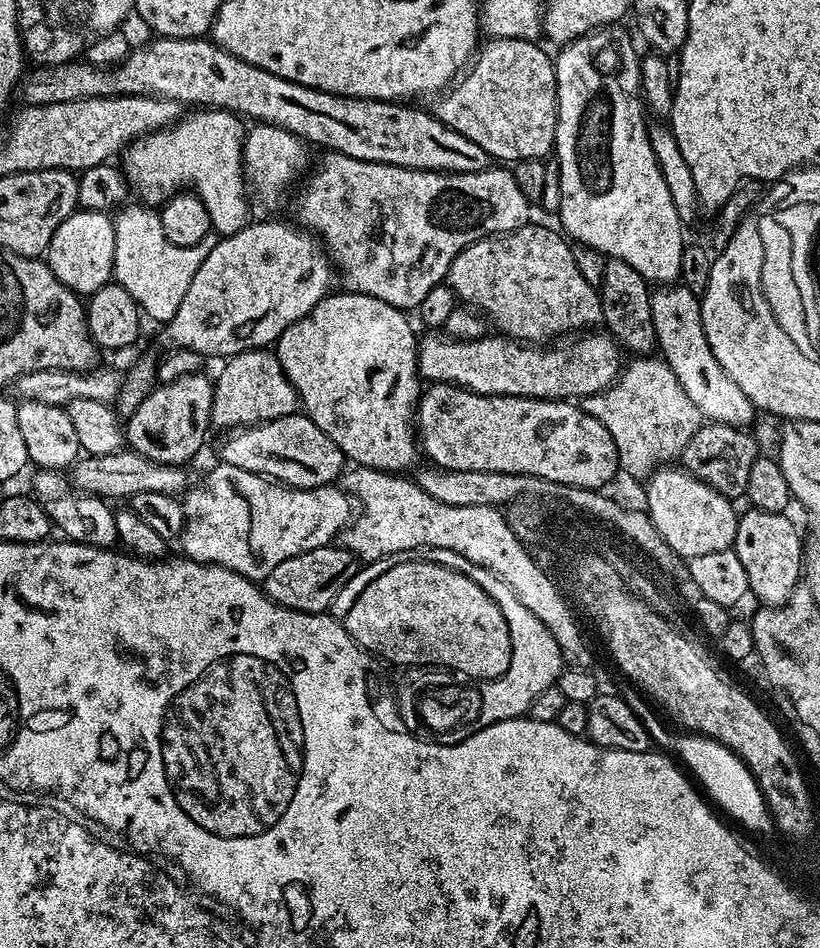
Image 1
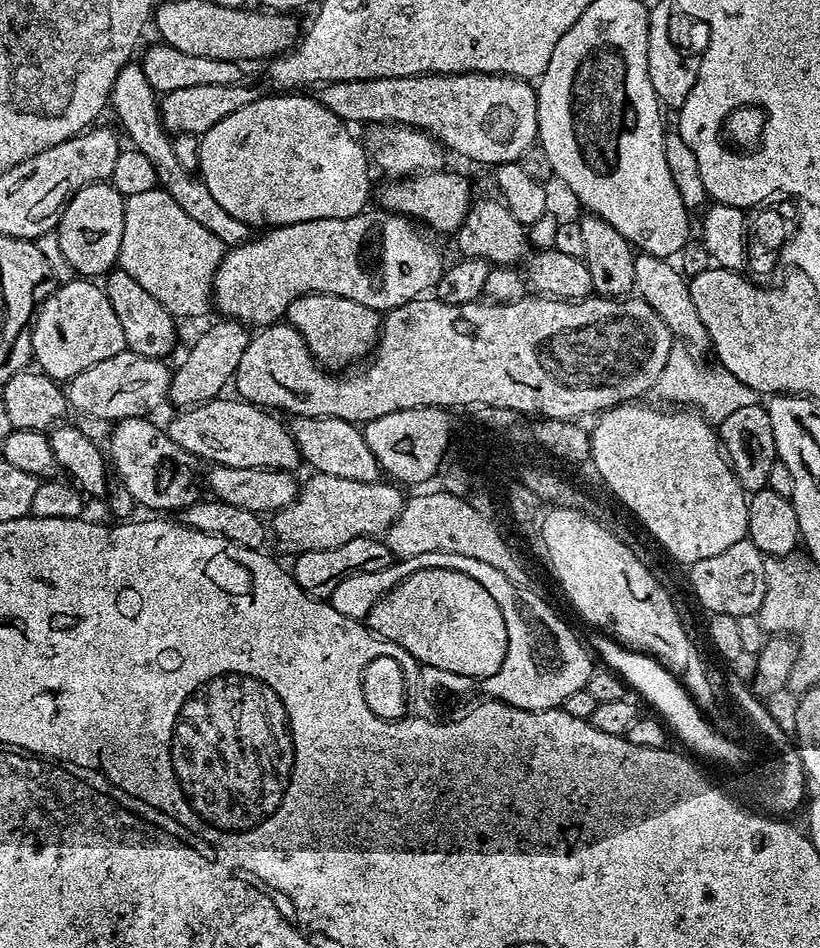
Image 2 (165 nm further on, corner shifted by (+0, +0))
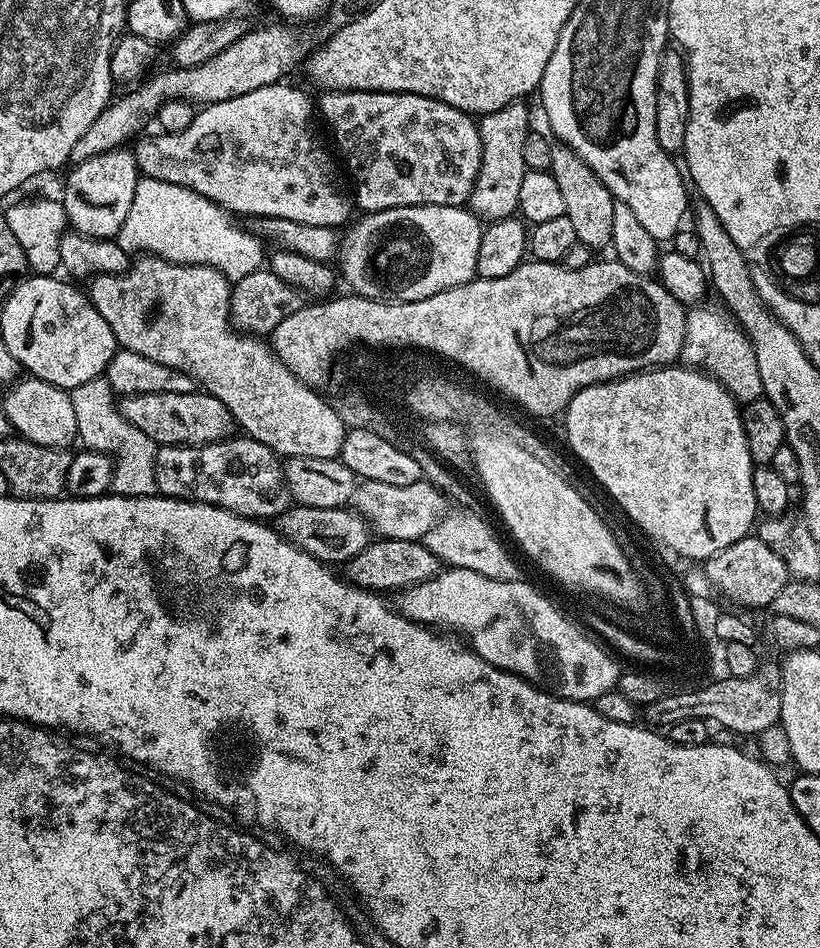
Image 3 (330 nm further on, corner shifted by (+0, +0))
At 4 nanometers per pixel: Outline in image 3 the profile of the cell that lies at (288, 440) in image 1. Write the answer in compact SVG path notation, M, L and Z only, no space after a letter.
M203 390L186 394L159 392L125 396L119 401L118 407L121 414L134 426L138 426L142 433L148 434L157 446L213 444L219 440L229 439L234 432L234 421L230 410L226 410L226 406L218 402L218 398L214 398L209 392Z

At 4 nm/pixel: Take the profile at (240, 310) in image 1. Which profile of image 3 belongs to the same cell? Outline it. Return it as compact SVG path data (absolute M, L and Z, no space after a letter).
M433 204L400 206L381 212L369 212L359 218L360 221L357 219L347 229L349 230L348 236L346 232L338 253L339 275L343 283L345 280L352 287L349 289L355 295L365 296L371 300L391 300L393 302L421 300L430 298L430 294L438 294L442 290L450 290L454 286L462 286L466 282L477 279L476 267L484 228L480 217L467 207L459 204L454 206L434 206Z

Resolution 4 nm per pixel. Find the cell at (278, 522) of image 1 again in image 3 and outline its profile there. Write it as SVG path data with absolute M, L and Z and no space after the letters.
M423 478L410 482L410 486L390 486L390 482L373 480L357 483L351 503L355 511L368 521L369 529L376 531L377 528L381 537L390 540L420 540L446 511L445 496Z

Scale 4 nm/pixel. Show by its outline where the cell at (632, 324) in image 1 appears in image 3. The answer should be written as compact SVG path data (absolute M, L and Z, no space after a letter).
M555 141L551 146L549 172L557 183L558 190L562 190L562 202L566 205L564 215L570 218L577 241L594 250L607 249L612 243L610 230L614 227L614 206L617 203L610 190L606 190L601 179L572 148L560 141Z

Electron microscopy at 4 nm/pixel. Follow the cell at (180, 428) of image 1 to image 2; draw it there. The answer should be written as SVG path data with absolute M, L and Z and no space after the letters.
M227 318L217 319L217 324L212 324L196 341L192 344L192 349L184 356L184 361L172 372L172 381L168 387L169 401L173 401L177 405L177 409L183 410L193 404L205 404L207 400L215 400L221 395L220 392L224 387L229 387L230 381L235 377L238 370L238 361L242 358L242 354L246 350L250 339L250 332L245 325L238 320L230 320Z

